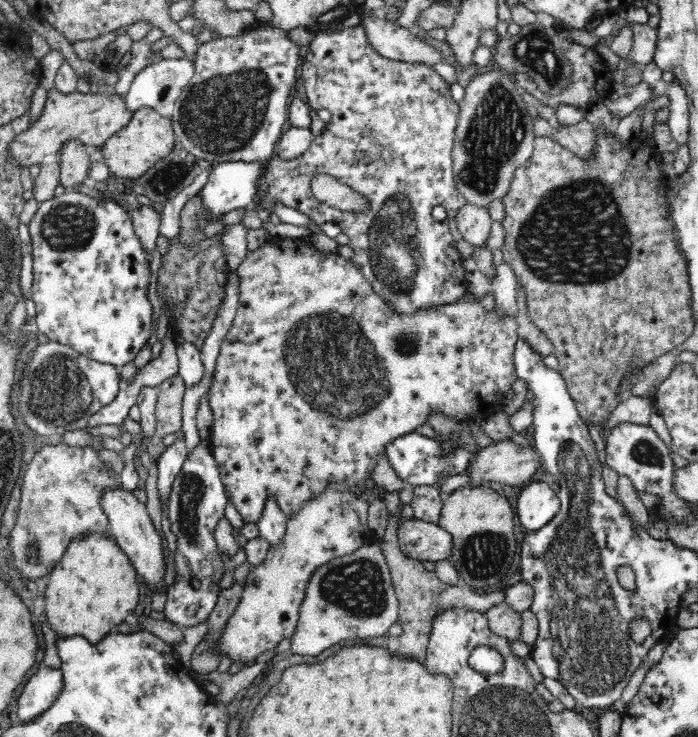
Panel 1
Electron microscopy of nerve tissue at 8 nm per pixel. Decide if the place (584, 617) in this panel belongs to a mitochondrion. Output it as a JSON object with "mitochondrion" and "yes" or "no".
{"mitochondrion":"yes"}

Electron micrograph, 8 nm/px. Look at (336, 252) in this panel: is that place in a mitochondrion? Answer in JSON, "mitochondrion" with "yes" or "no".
{"mitochondrion":"no"}

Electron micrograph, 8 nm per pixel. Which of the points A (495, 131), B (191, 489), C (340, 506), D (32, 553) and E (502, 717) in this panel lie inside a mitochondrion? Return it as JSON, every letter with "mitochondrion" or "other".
{"A":"mitochondrion","B":"mitochondrion","C":"mitochondrion","D":"mitochondrion","E":"mitochondrion"}

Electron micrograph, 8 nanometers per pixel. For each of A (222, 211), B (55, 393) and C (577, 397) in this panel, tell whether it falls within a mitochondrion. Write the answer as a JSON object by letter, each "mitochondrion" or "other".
{"A":"other","B":"mitochondrion","C":"other"}

